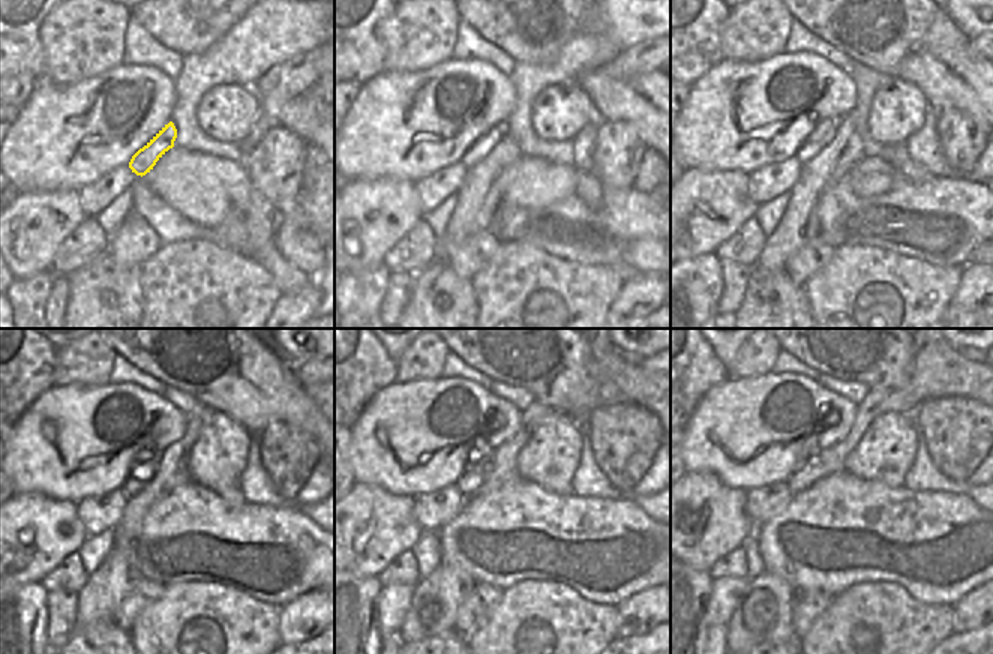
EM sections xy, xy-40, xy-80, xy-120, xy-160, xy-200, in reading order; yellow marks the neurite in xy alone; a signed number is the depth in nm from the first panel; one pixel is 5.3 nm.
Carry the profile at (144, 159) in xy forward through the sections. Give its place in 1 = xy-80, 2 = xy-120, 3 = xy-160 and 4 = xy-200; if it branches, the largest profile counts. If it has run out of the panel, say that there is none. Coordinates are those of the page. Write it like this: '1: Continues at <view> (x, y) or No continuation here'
1: Continues at xy-80 (812, 147)
2: Continues at xy-120 (135, 483)
3: Continues at xy-160 (473, 479)
4: Continues at xy-200 (813, 468).

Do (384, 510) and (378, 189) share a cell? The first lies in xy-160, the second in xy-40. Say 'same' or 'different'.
same

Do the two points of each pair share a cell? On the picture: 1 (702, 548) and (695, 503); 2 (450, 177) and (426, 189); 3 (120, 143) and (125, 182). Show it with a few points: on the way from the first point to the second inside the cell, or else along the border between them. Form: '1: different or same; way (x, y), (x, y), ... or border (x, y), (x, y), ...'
1: same; way (704, 533), (710, 522), (711, 507), (708, 501)
2: same; way (444, 183), (432, 189)
3: different; border (128, 165), (119, 165), (92, 182)

